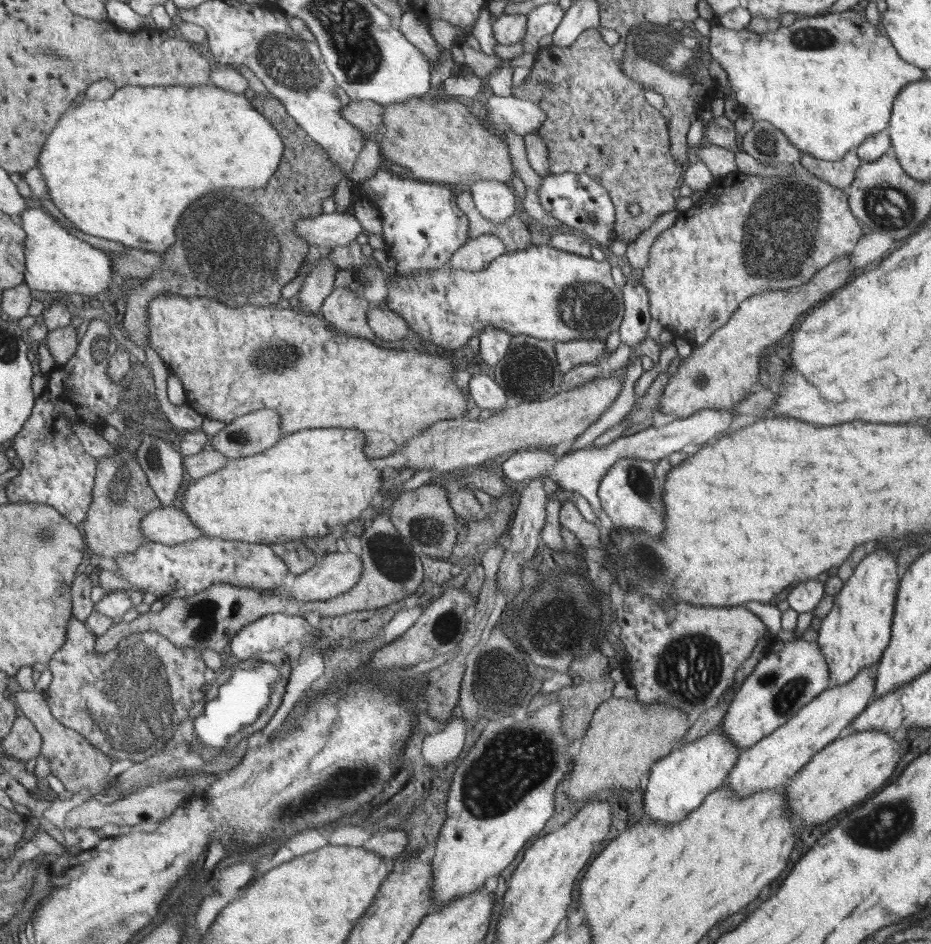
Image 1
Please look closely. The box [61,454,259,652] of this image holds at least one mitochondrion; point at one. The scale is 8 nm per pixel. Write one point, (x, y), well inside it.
(202, 615)

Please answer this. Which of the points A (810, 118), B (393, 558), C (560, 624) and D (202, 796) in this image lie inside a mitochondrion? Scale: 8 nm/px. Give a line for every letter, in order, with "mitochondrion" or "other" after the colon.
A: other
B: mitochondrion
C: mitochondrion
D: other

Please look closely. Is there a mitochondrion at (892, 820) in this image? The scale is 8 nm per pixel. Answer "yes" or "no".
yes

